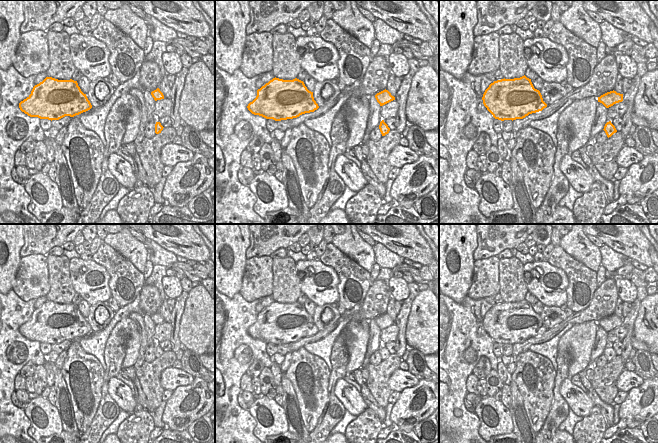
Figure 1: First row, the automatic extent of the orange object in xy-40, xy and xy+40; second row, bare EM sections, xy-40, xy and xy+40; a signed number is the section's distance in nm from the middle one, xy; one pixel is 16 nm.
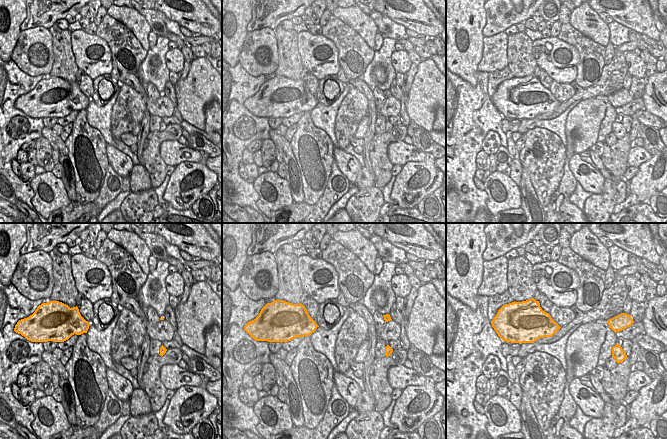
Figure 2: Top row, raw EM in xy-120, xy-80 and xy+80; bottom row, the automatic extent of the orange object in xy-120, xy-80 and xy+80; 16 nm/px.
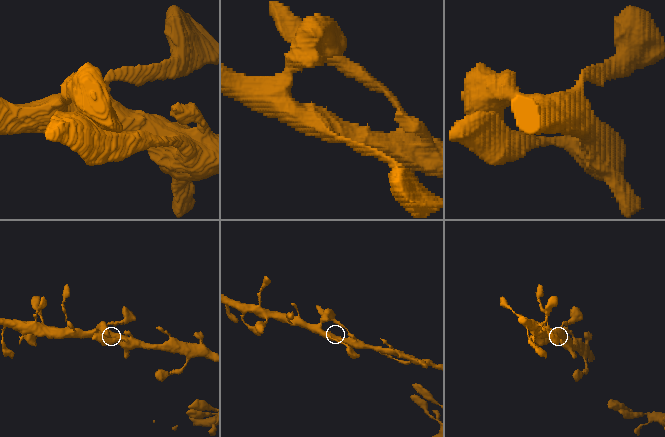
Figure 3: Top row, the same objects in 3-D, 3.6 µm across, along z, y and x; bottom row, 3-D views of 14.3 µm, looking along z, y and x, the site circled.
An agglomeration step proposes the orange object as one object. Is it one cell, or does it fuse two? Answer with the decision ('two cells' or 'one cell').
one cell

